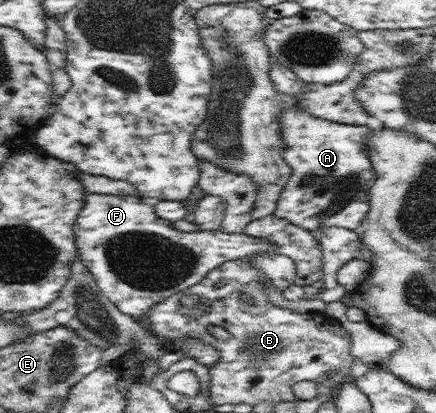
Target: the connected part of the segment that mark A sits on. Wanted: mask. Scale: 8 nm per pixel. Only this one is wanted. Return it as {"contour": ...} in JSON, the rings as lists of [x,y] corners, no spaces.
{"contour":[[[297,106],[283,111],[280,123],[286,142],[282,157],[290,166],[291,176],[281,191],[274,215],[310,232],[330,226],[360,231],[366,222],[370,188],[376,179],[366,147],[372,129],[325,120]]]}

